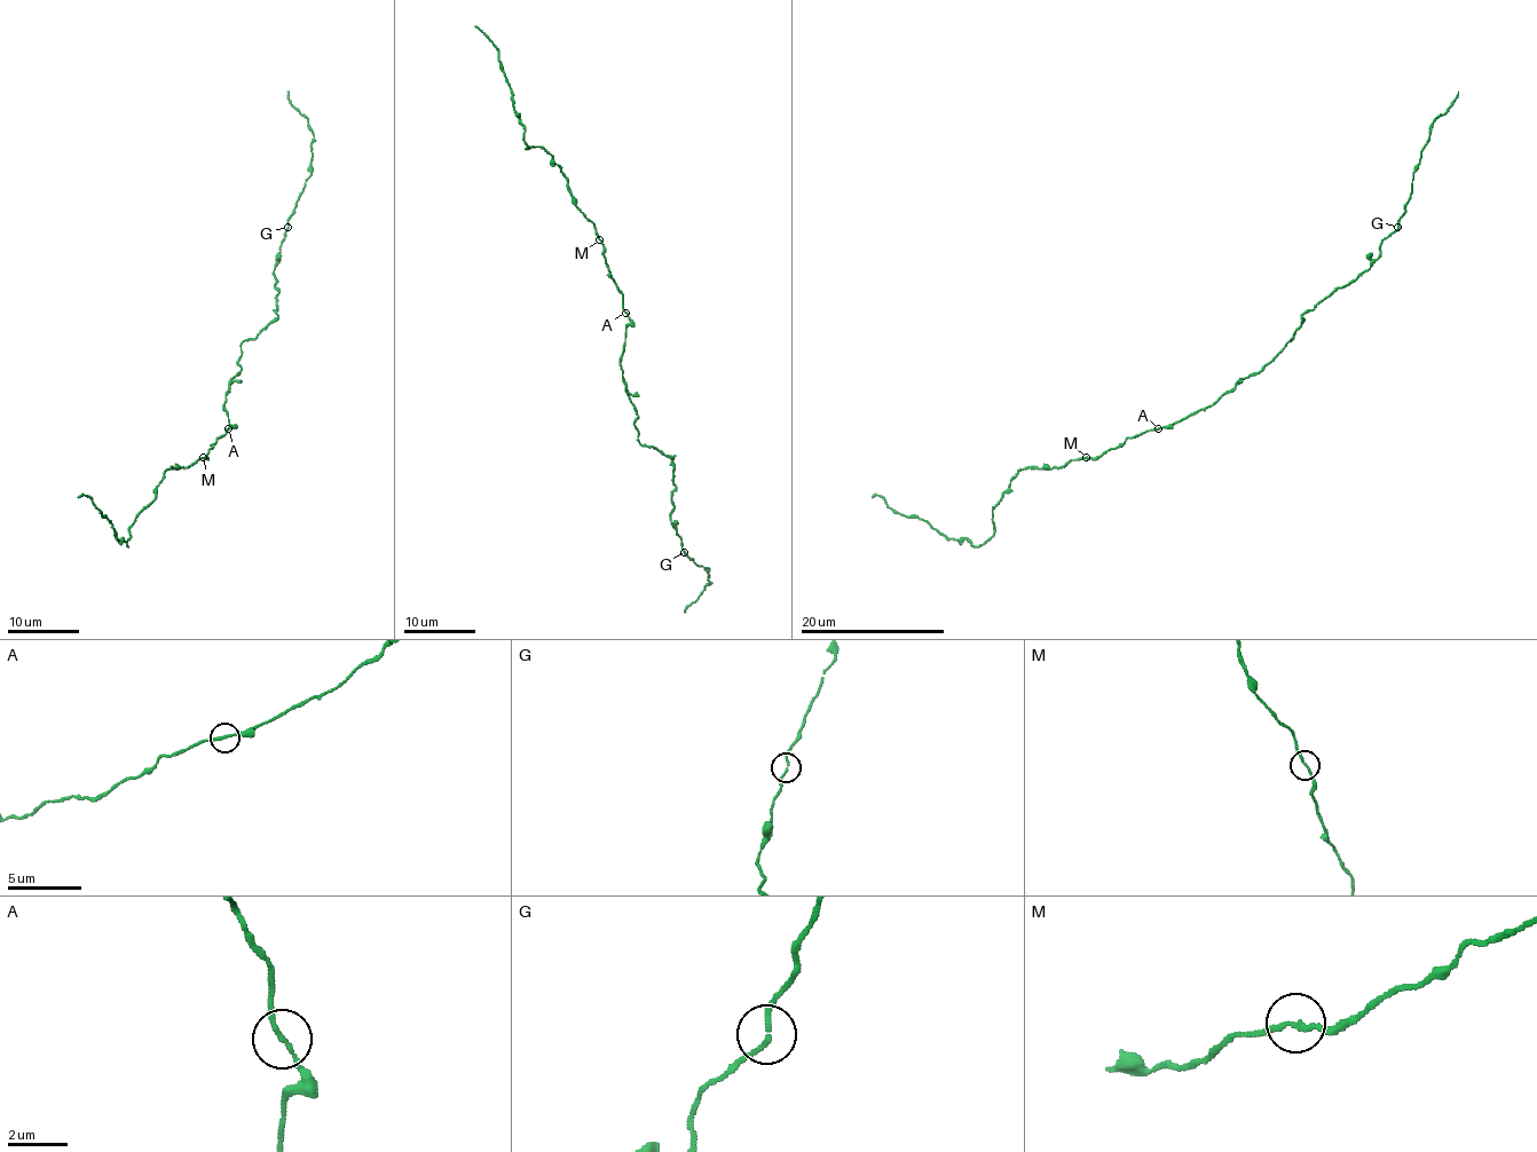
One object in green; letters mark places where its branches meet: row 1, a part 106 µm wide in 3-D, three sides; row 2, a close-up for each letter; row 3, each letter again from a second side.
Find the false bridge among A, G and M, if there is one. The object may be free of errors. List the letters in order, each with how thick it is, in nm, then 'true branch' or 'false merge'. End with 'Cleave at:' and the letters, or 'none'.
A: calibre 150 nm; true branch
G: calibre 140 nm; true branch
M: calibre 150 nm; true branch
Cleave at: none

